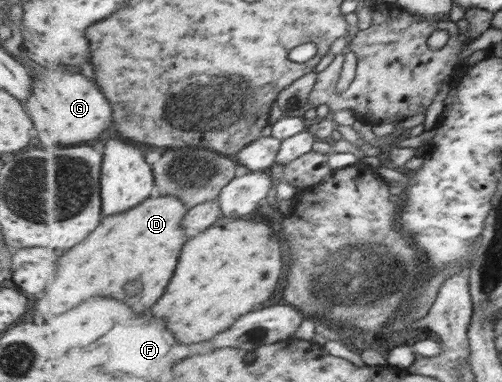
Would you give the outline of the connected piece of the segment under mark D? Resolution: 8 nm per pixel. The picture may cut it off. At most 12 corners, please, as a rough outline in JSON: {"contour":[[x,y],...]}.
{"contour":[[164,194],[107,216],[62,256],[34,310],[92,296],[148,310],[166,292],[189,209]]}

